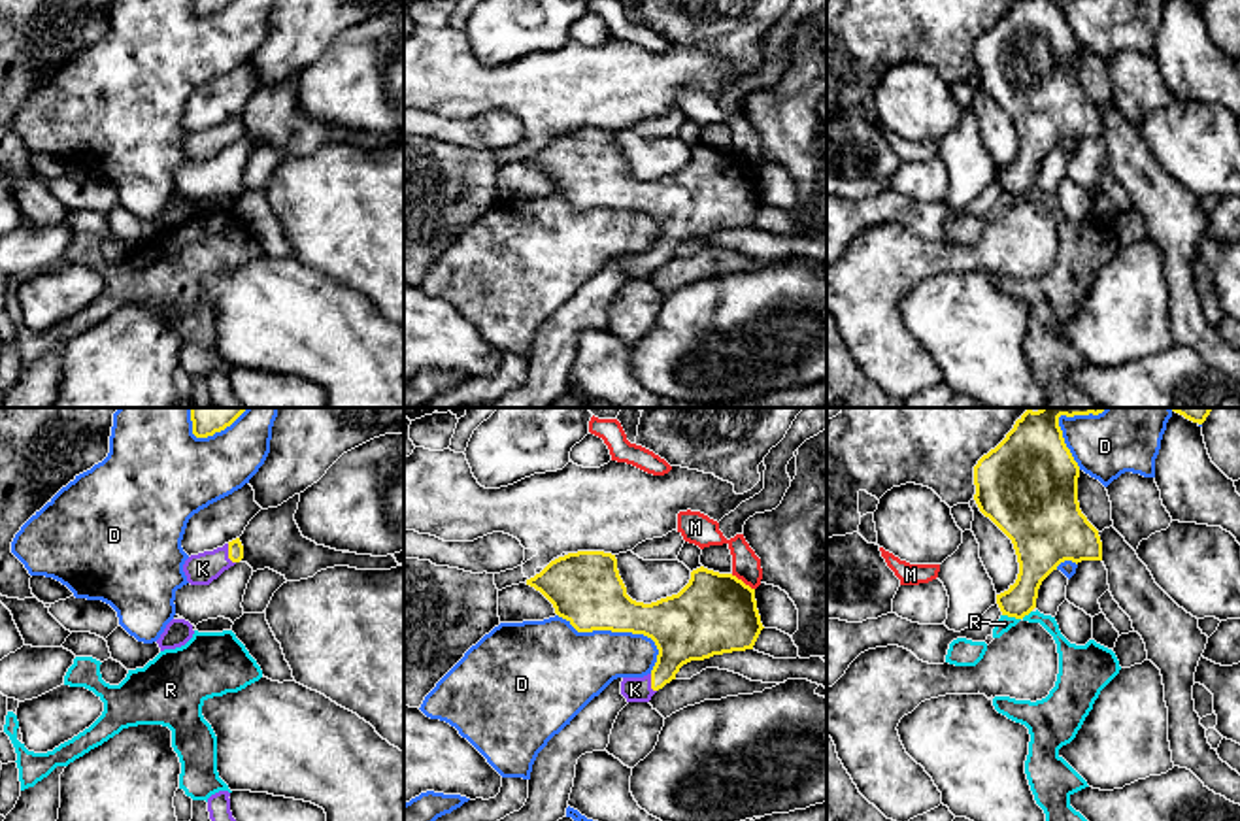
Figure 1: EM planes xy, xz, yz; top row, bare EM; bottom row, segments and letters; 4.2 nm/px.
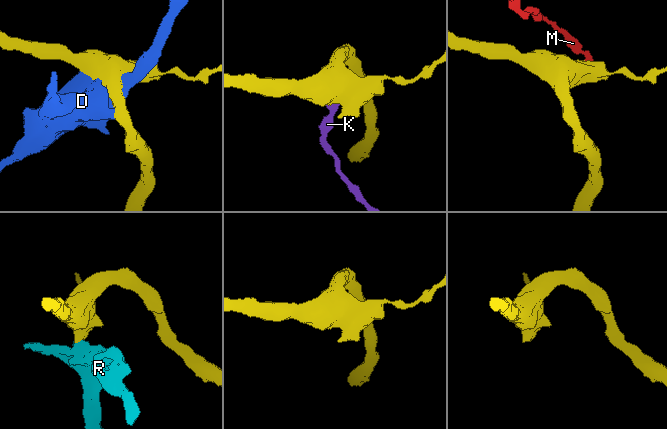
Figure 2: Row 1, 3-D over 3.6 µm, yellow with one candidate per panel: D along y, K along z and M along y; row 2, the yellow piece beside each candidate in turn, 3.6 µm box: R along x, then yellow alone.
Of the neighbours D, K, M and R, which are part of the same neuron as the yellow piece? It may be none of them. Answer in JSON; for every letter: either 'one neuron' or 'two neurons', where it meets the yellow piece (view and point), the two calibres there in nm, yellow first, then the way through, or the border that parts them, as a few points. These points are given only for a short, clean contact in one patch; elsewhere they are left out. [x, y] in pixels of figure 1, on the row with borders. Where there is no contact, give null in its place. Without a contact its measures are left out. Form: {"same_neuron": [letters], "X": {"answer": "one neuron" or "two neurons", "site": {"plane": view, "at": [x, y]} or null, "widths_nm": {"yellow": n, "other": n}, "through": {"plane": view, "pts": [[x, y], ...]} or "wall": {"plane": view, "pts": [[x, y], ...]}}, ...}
{"same_neuron": ["K"], "D": {"answer": "two neurons", "site": {"plane": "xz", "at": [621, 631]}, "widths_nm": {"yellow": 300, "other": 300}}, "K": {"answer": "one neuron", "site": {"plane": "xy", "at": [229, 553]}, "widths_nm": {"yellow": 60, "other": 140}, "through": {"plane": "xy", "pts": [[234, 548], [229, 553], [202, 569]]}}, "M": {"answer": "two neurons", "site": {"plane": "xz", "at": [740, 580]}, "widths_nm": {"yellow": 340, "other": 120}, "wall": {"plane": "xz", "pts": [[731, 574], [754, 589]]}}, "R": {"answer": "two neurons", "site": {"plane": "yz", "at": [1016, 618]}, "widths_nm": {"yellow": 150, "other": 70}, "wall": {"plane": "yz", "pts": [[1031, 610], [1022, 618], [1003, 616]]}}}

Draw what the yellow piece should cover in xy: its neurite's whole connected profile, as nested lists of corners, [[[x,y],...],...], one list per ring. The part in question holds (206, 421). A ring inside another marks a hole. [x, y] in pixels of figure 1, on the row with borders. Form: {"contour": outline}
{"contour": [[[191,408],[193,434],[208,438],[230,427],[247,408]]]}

